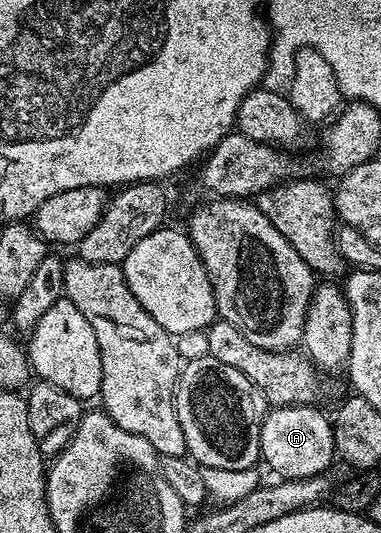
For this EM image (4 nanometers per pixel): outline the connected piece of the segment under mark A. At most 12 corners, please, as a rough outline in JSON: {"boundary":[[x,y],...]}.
{"boundary":[[316,405],[272,407],[260,458],[281,480],[325,474],[332,419]]}

